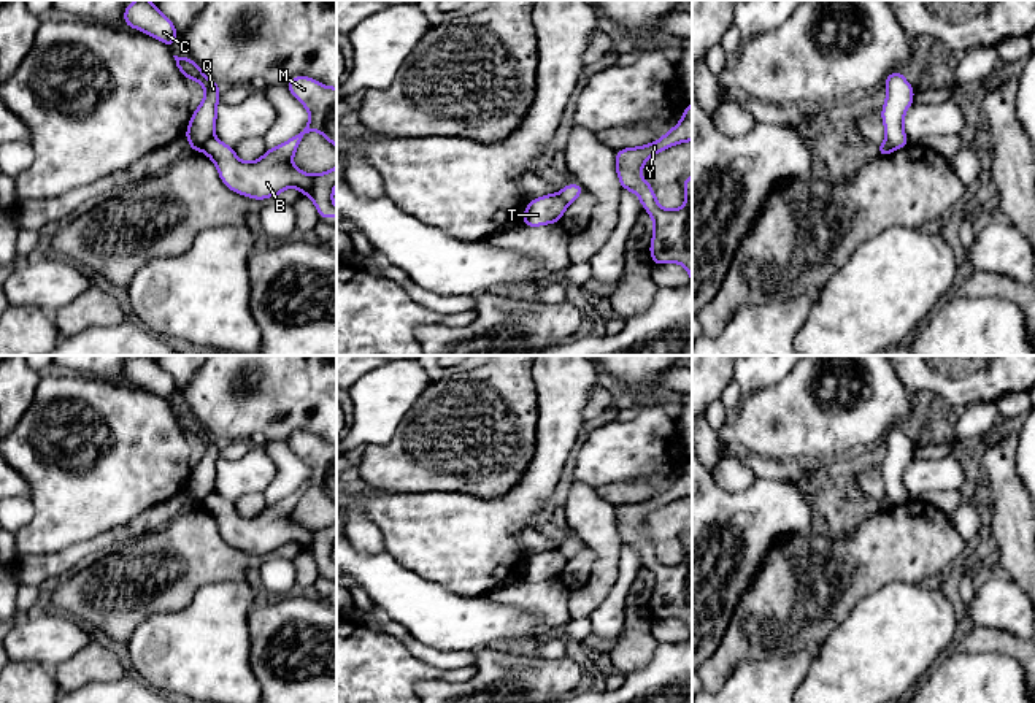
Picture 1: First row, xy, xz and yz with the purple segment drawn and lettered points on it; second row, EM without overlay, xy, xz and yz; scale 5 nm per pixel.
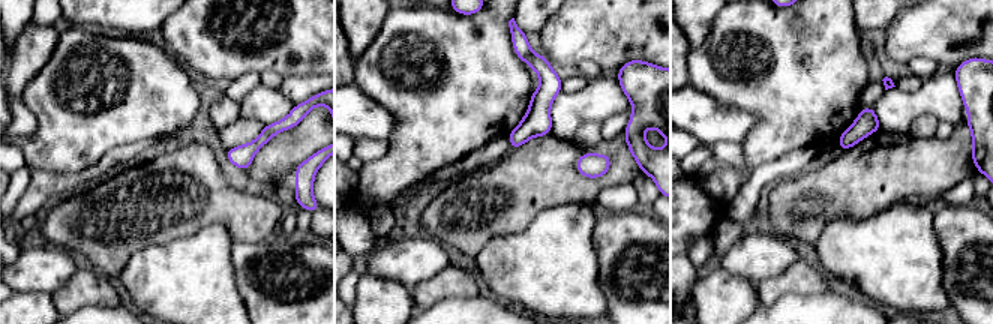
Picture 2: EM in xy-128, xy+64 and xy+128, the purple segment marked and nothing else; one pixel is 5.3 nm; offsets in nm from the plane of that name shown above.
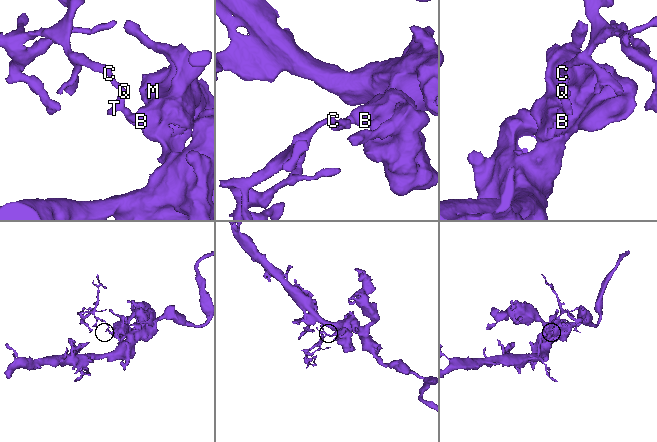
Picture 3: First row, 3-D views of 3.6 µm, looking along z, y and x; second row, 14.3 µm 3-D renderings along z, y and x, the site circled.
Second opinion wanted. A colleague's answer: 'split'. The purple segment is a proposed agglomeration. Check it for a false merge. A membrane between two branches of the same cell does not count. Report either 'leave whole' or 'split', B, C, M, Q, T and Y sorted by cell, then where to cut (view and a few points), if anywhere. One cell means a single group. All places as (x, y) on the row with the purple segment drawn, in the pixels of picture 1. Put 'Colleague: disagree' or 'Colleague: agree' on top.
Colleague: agree
split | B M Y / C Q T | xy (213, 135), (202, 149)

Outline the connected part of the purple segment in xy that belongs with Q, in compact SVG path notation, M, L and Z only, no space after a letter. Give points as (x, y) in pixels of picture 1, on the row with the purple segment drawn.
M189 56L173 57L176 60L178 70L186 79L197 81L205 87L205 98L192 113L189 127L184 132L186 138L189 140L190 151L203 151L208 140L214 136L214 124L217 119L216 108L219 105L221 86L208 78Z

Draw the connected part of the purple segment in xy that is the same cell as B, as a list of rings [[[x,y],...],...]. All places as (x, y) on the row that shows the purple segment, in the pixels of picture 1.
[[[298,75],[286,84],[286,89],[311,116],[297,135],[273,149],[267,149],[256,162],[241,162],[235,149],[216,136],[208,140],[203,152],[214,162],[221,181],[235,194],[265,200],[281,195],[286,187],[295,187],[313,200],[321,221],[337,217],[333,206],[337,165],[319,175],[308,175],[292,165],[292,157],[308,132],[321,132],[337,148],[337,87]]]

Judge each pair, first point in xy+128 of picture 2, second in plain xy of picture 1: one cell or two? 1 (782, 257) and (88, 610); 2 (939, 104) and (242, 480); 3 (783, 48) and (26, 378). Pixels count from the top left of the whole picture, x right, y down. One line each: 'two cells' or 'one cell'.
1: two cells
2: one cell
3: two cells

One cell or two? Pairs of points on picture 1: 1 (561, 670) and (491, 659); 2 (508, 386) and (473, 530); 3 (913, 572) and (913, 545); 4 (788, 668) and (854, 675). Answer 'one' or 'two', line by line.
1: one
2: two
3: one
4: two

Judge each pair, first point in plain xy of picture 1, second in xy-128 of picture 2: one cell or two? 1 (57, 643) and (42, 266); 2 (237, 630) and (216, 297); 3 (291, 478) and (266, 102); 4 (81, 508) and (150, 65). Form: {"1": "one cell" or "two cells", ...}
{"1": "one cell", "2": "one cell", "3": "two cells", "4": "one cell"}

